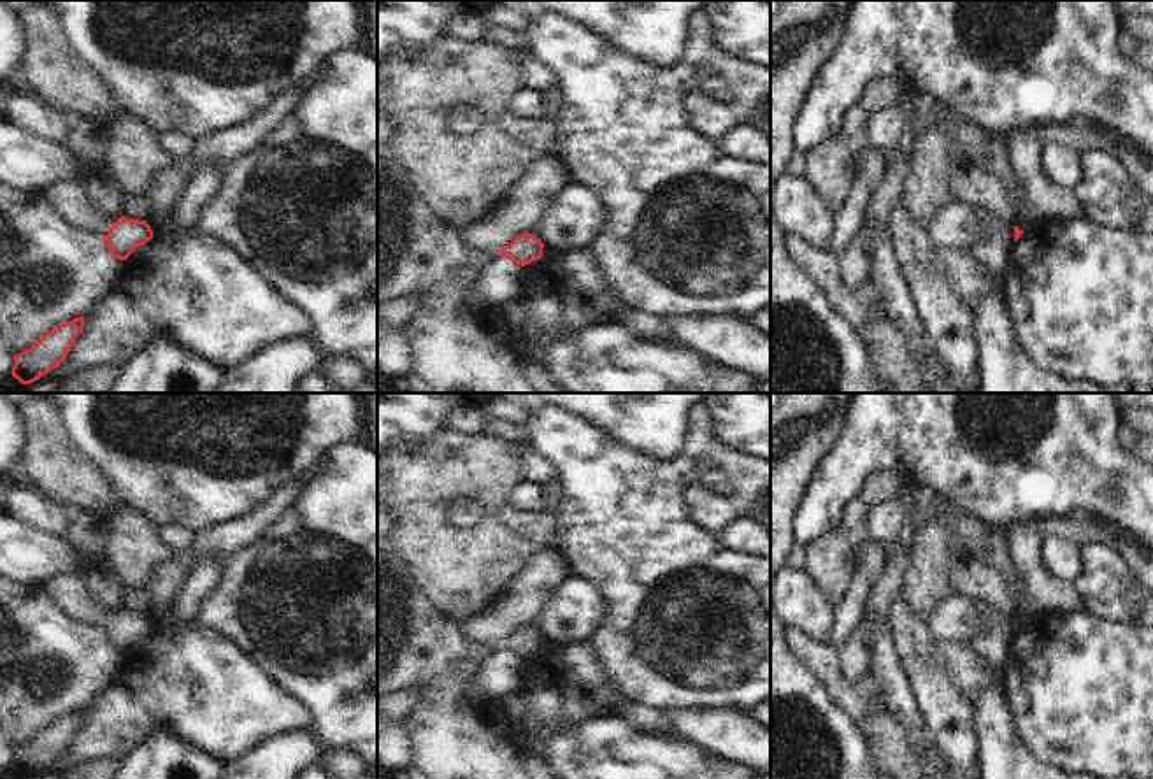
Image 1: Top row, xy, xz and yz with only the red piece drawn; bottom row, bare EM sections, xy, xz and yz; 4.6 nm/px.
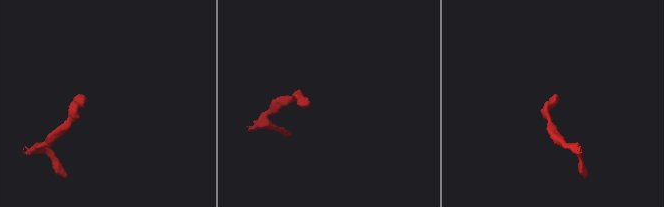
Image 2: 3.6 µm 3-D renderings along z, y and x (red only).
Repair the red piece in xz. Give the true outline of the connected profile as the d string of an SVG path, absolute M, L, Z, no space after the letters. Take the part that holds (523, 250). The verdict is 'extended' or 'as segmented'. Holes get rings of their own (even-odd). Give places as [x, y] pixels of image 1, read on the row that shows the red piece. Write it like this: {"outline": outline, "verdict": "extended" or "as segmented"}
{"outline": "M532 233L516 237L511 244L500 249L500 254L525 267L541 260L544 244Z", "verdict": "as segmented"}

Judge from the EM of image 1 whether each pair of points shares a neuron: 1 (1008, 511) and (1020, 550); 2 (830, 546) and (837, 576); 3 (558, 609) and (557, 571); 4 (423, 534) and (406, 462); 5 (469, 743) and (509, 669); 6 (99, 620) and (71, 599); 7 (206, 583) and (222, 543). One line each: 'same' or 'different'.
1: different
2: same
3: different
4: same
5: different
6: same
7: different

